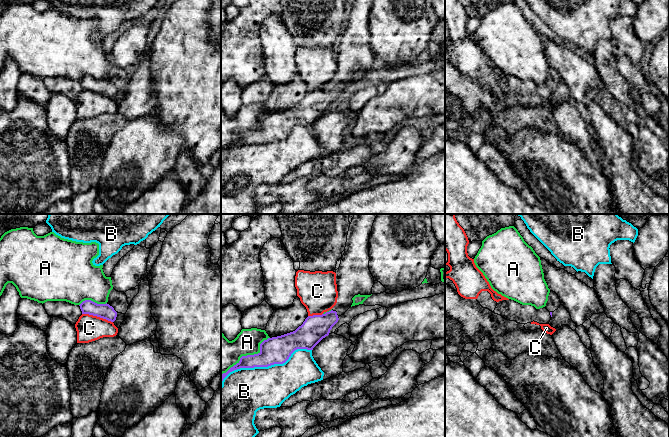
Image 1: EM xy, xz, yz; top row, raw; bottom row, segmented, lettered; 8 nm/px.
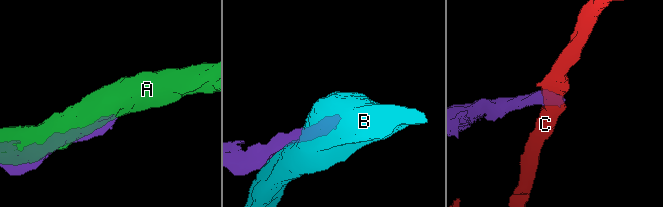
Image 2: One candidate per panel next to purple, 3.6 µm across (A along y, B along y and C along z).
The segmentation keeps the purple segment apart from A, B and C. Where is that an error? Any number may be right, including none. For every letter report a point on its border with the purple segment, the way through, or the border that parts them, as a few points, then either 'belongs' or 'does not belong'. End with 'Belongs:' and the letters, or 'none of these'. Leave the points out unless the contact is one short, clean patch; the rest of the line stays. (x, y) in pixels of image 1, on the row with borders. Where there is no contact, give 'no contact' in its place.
A: xz (247, 355) | does not belong
B: xz (266, 366) | does not belong
C: xy (97, 316) | along xy (82, 313), (96, 315), (112, 322) | does not belong
Belongs: none of these

